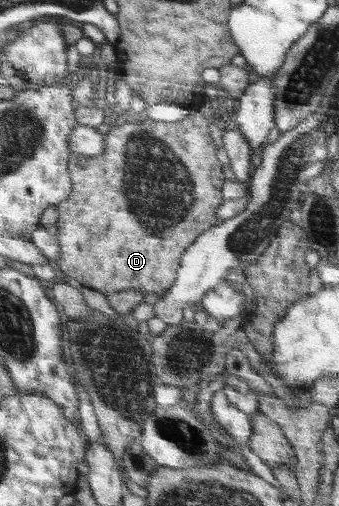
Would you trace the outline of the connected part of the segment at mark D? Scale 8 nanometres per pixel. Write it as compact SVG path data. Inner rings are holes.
M198 110L189 113L184 119L170 123L147 121L143 118L131 120L125 117L119 125L106 135L107 148L102 155L87 158L82 154L77 154L72 157L69 170L73 175L73 194L71 198L57 205L60 217L56 224L58 229L56 236L61 243L61 256L54 263L63 275L68 275L82 282L84 286L103 291L107 296L119 294L126 290L142 290L147 294L158 293L159 295L166 293L166 290L177 279L181 267L181 258L184 257L185 250L192 246L206 230L222 223L222 220L218 220L217 213L218 206L222 203L222 183L226 179L224 179L224 173L222 173L222 165L216 159L216 145L210 137L210 127L208 125L210 125L208 119L202 117L202 113Z

